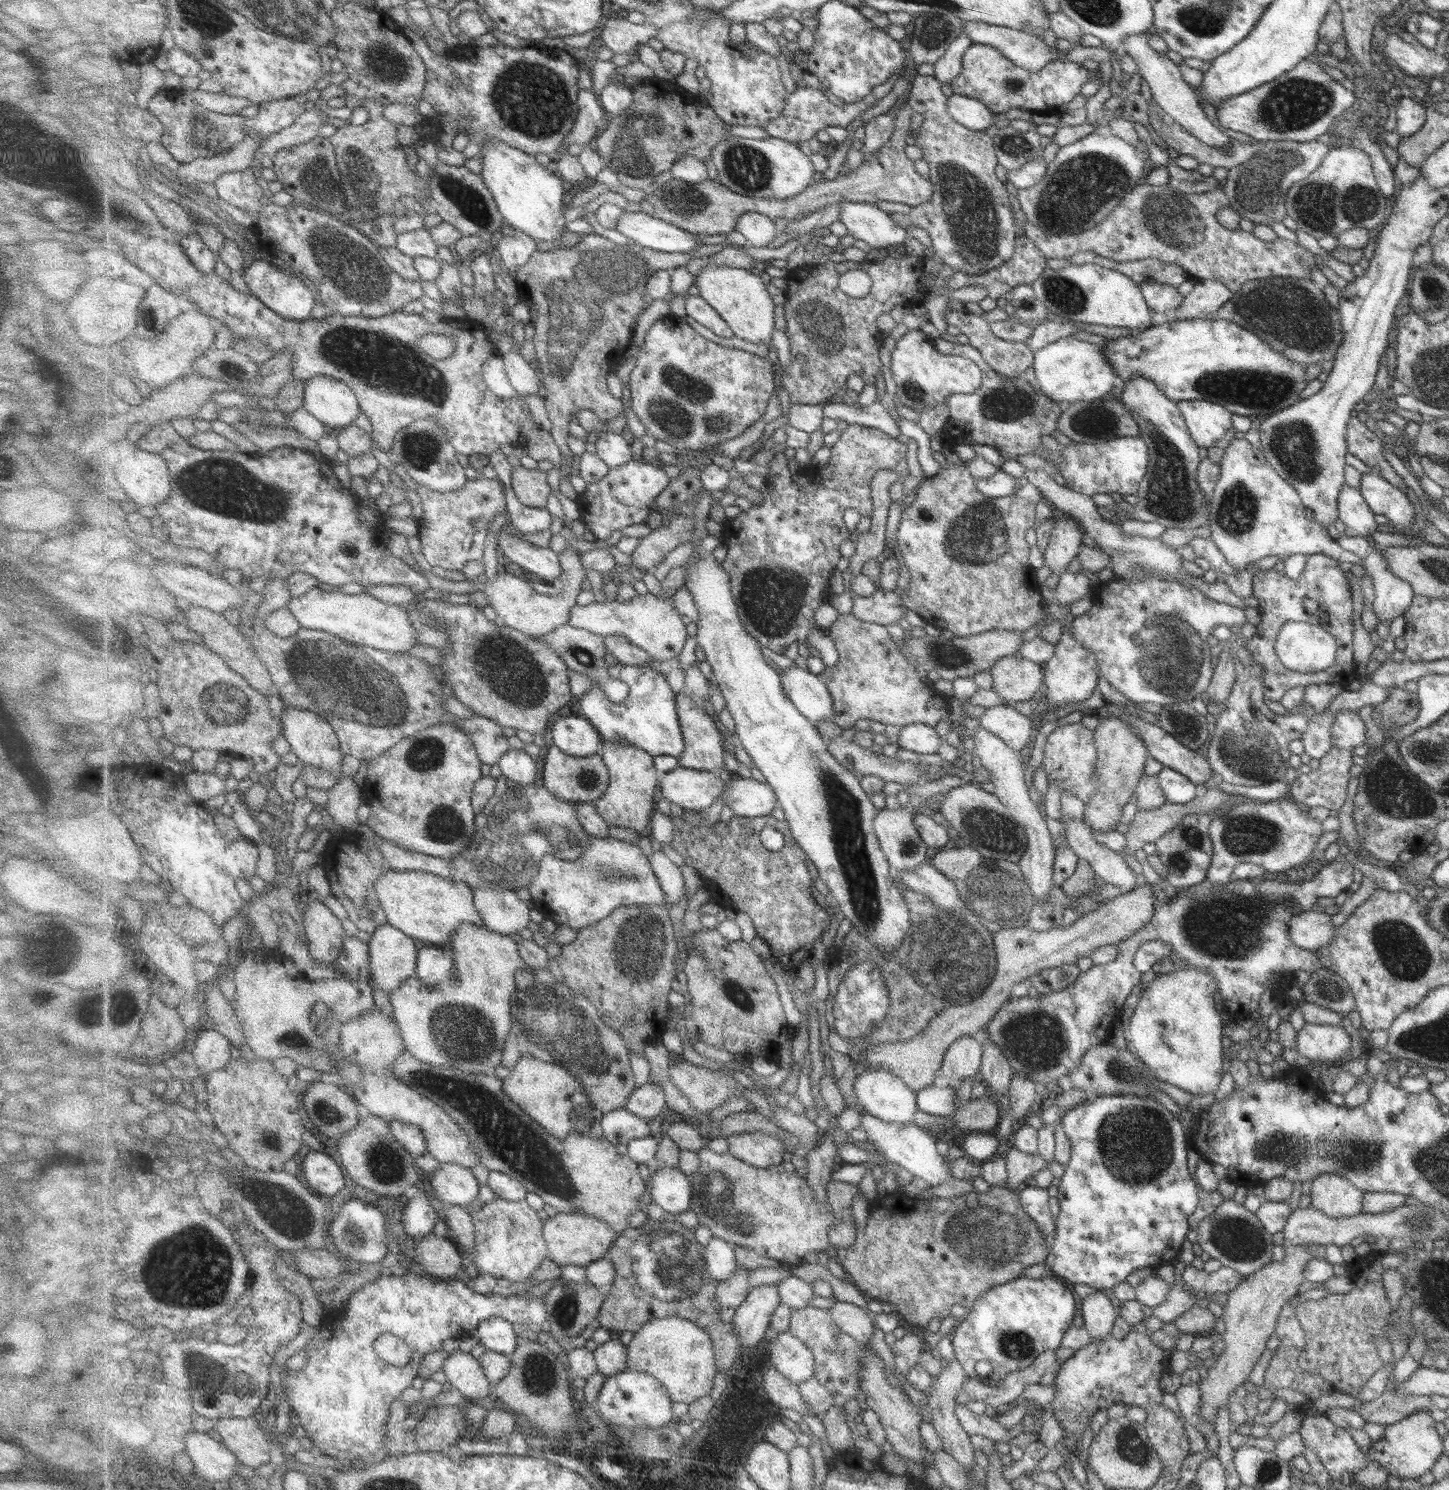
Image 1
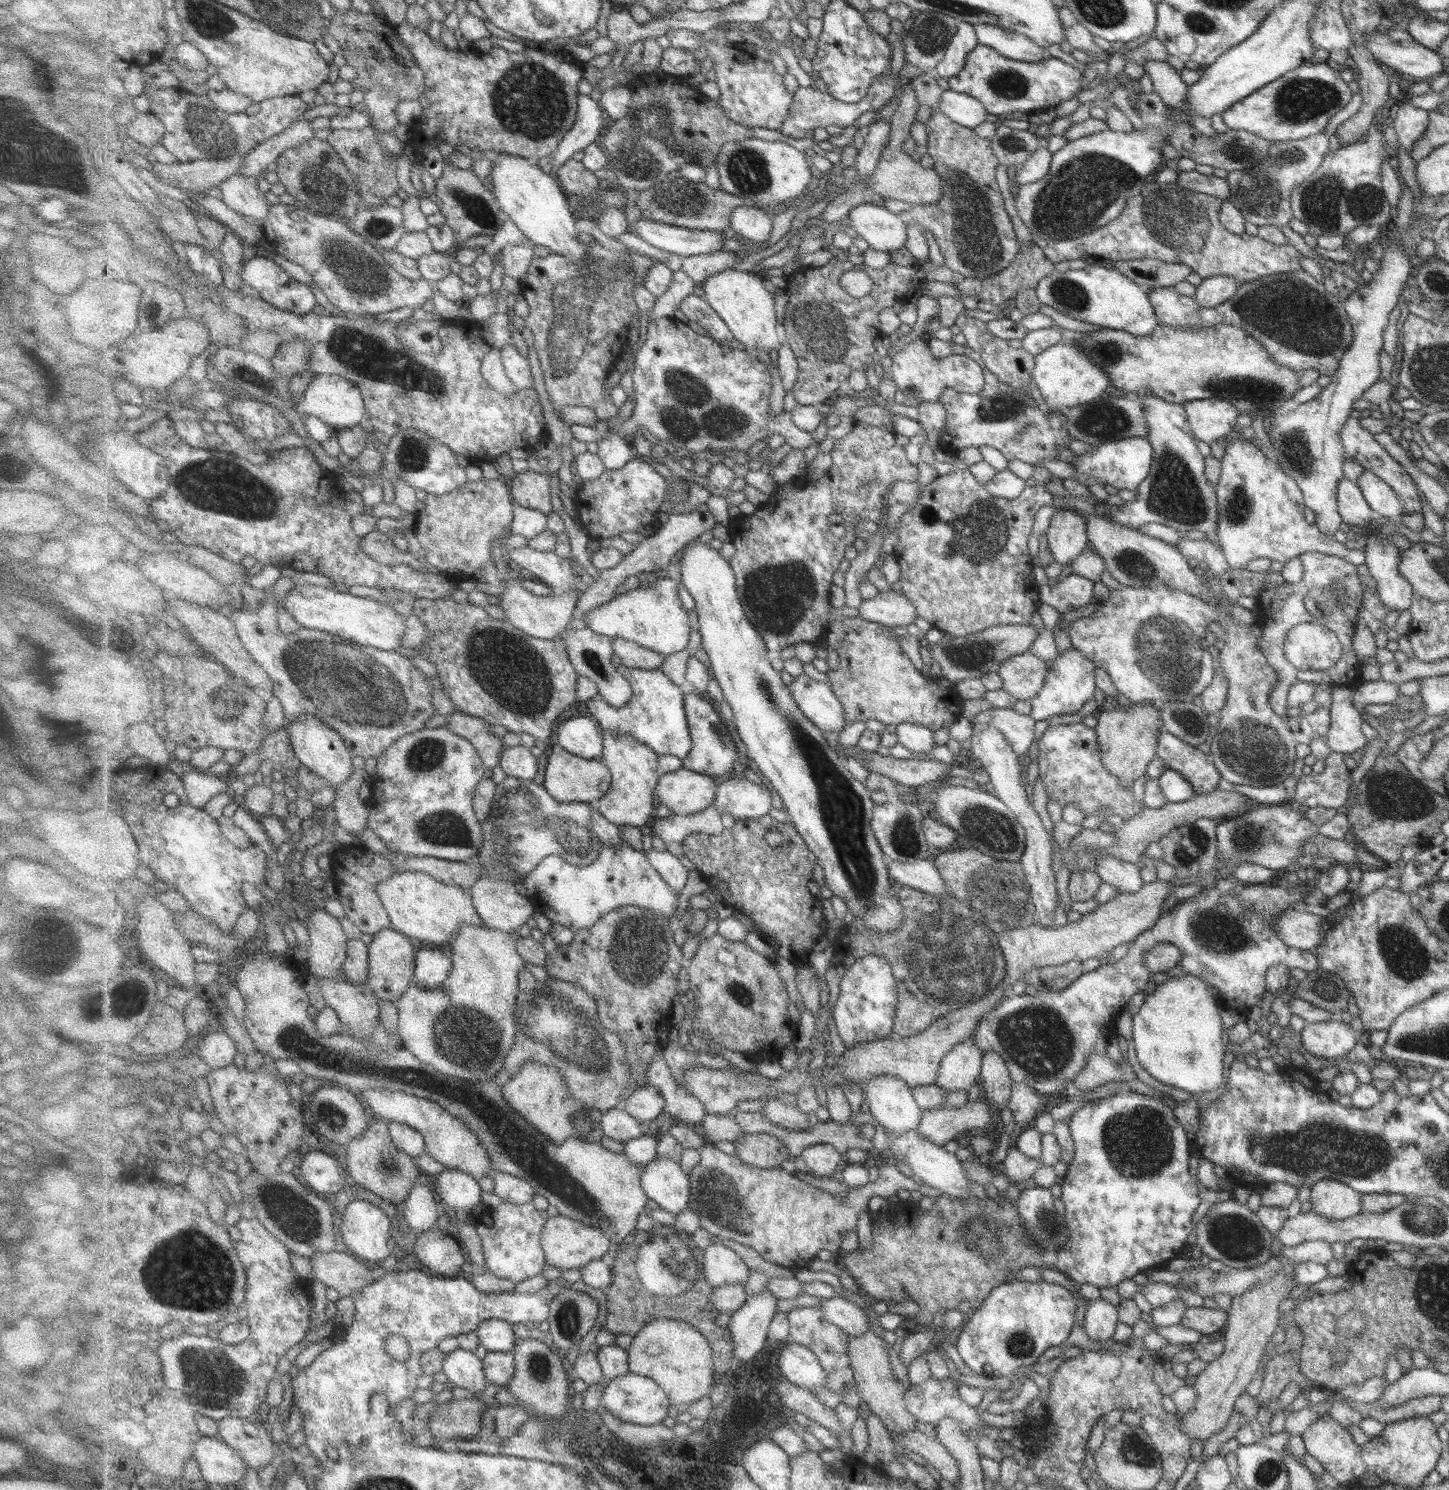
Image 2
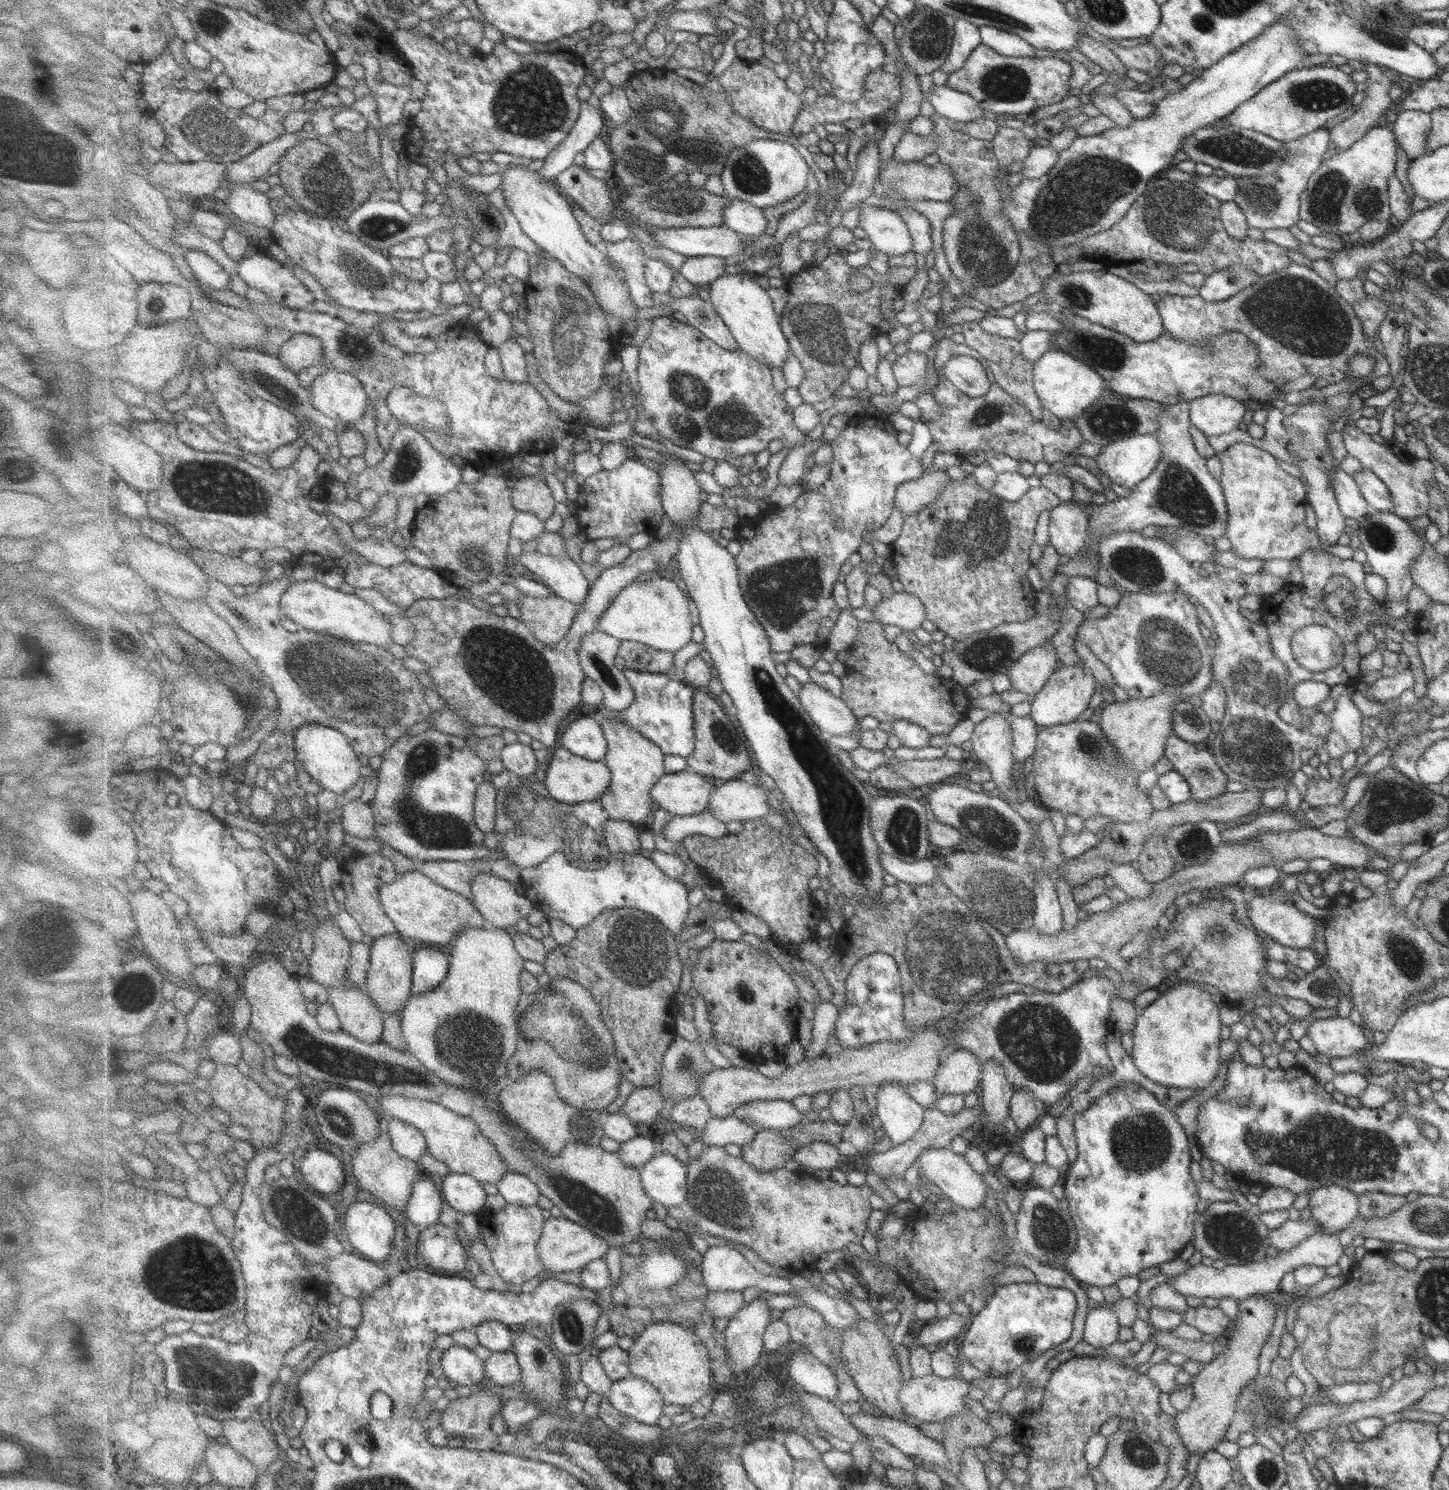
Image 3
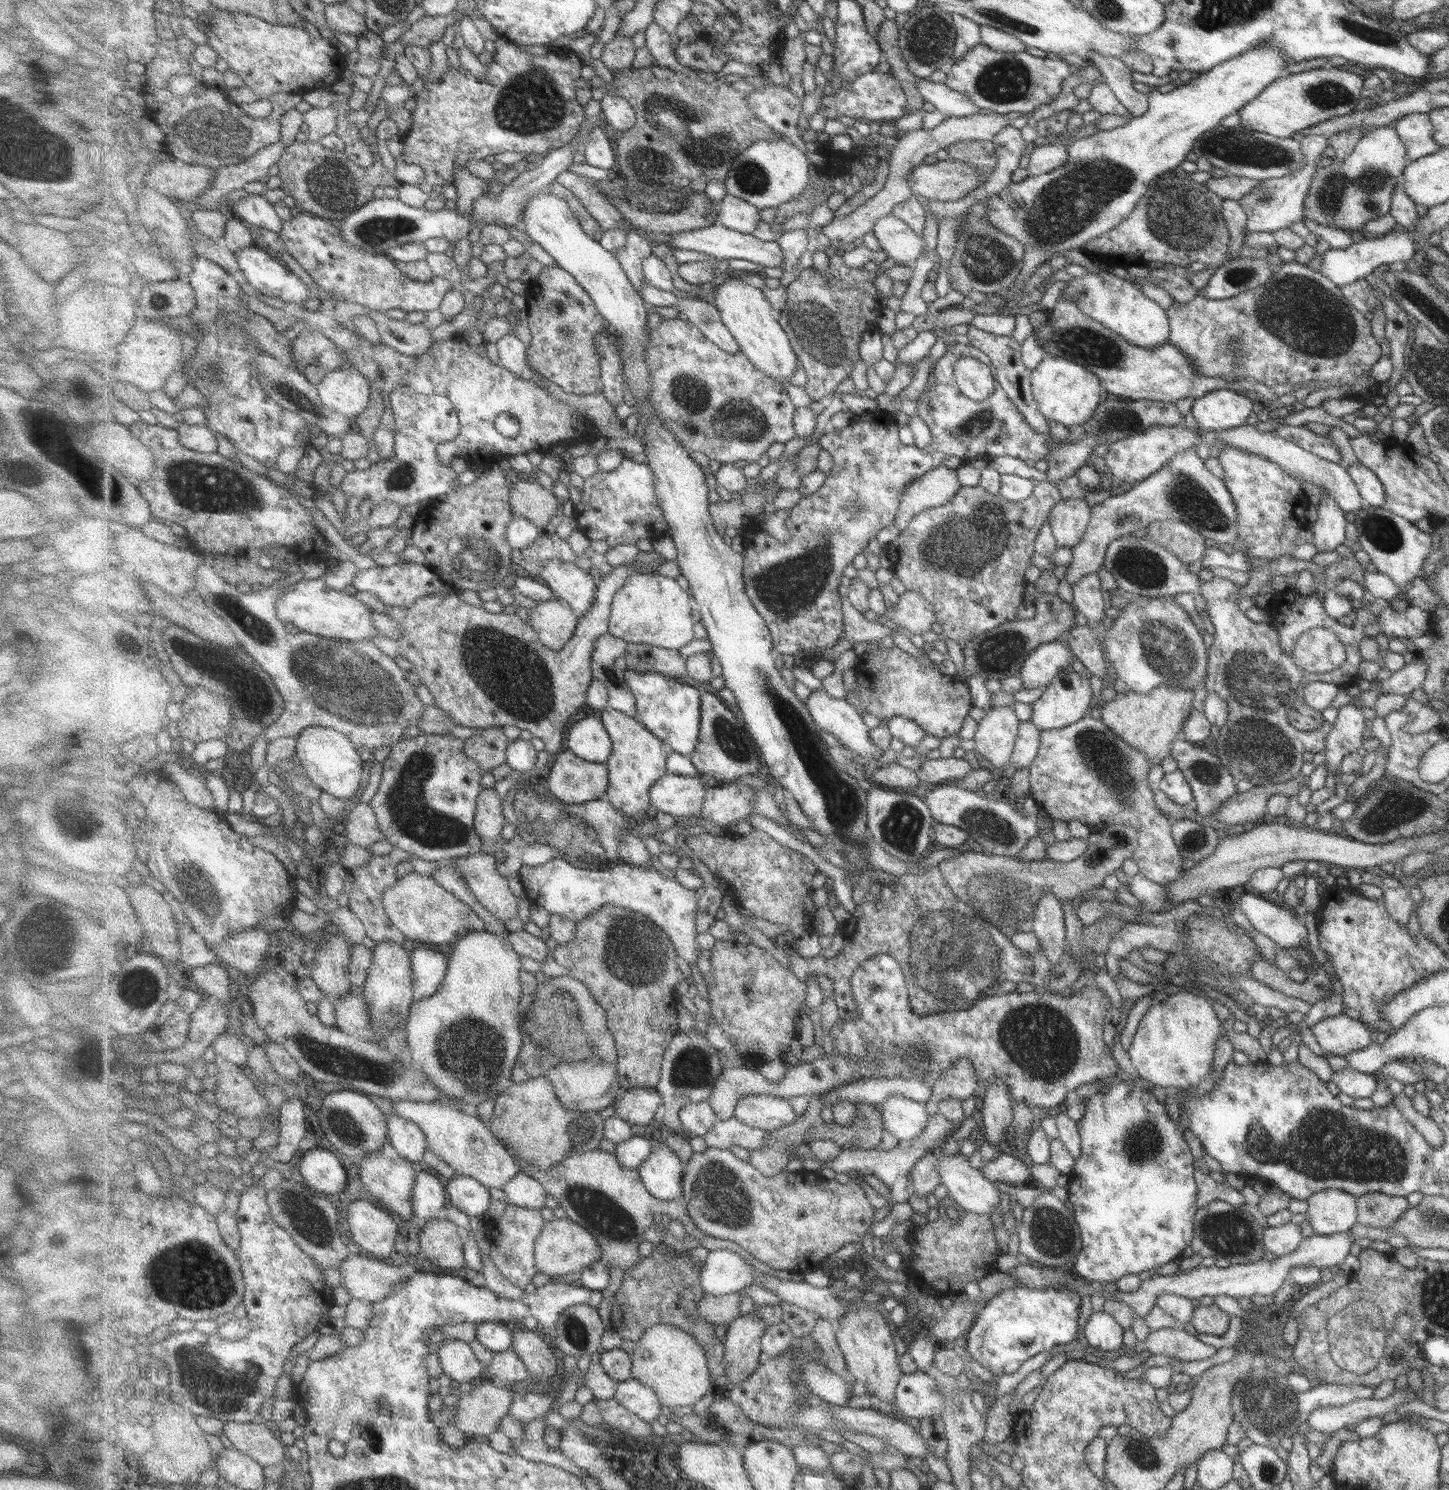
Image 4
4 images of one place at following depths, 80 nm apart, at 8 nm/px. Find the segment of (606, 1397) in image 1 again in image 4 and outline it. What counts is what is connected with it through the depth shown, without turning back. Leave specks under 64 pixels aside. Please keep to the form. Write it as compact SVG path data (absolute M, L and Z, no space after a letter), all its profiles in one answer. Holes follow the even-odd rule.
M634 1377L618 1383L614 1396L621 1406L634 1412L649 1424L659 1418L662 1402L659 1395Z

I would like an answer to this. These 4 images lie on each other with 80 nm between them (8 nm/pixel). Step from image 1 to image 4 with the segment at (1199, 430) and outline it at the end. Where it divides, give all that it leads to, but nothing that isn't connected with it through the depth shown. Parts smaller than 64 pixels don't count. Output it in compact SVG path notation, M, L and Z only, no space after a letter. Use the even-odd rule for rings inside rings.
M1213 390L1193 401L1190 414L1203 430L1227 430L1243 425L1255 411L1249 398L1230 390Z

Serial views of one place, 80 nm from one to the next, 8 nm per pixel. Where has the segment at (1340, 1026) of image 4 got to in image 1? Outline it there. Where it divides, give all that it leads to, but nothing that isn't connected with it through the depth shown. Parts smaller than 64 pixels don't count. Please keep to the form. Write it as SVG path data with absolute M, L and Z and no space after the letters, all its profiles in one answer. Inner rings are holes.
M1305 1023L1296 1032L1295 1048L1299 1056L1327 1064L1348 1052L1350 1042L1351 1039L1342 1026Z

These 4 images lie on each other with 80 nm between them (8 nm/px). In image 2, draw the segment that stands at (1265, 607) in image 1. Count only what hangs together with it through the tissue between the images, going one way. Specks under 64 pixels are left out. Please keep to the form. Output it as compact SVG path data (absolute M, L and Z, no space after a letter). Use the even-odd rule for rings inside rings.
M1306 552L1298 556L1302 566L1302 577L1296 583L1284 582L1280 586L1266 588L1257 596L1255 608L1256 624L1260 626L1258 651L1276 674L1276 684L1272 686L1269 702L1275 714L1286 718L1286 692L1295 683L1308 682L1327 687L1352 685L1359 679L1361 662L1353 652L1352 636L1355 628L1355 615L1360 608L1364 579L1357 575L1357 568L1338 556ZM1316 623L1329 629L1340 642L1340 657L1333 666L1322 671L1302 671L1287 663L1283 654L1285 634L1295 625Z

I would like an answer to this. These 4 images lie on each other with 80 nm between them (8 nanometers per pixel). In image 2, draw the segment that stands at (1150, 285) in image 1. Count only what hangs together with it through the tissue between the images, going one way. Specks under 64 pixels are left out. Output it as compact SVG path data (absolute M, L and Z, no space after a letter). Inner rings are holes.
M1302 269L1244 281L1228 299L1212 307L1195 304L1191 297L1175 293L1172 286L1152 288L1147 296L1159 325L1211 328L1223 324L1241 328L1259 342L1273 365L1297 374L1311 369L1319 376L1333 377L1339 359L1353 341L1343 302Z

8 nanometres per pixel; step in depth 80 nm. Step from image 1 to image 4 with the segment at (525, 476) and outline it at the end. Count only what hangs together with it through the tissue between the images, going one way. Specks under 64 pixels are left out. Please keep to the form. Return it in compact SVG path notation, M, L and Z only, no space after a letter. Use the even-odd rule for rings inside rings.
M519 481L510 490L510 505L514 516L528 518L541 528L551 522L560 503L553 491L543 488L537 481Z

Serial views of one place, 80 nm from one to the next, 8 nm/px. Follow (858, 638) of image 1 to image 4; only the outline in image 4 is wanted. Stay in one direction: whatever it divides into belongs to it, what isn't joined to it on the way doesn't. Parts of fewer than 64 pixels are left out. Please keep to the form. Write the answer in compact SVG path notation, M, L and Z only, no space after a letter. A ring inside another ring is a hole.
M877 642L858 647L859 690L848 693L845 699L853 703L863 714L871 713L889 720L906 716L920 724L928 734L939 739L949 738L963 730L966 718L974 706L970 686L954 675L942 674L939 665L927 666L901 648L879 649Z

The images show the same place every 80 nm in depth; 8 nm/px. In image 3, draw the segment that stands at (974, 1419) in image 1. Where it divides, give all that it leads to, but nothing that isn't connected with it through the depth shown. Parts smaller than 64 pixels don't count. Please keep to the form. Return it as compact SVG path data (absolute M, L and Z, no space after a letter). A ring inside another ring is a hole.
M927 1374L923 1378L911 1378L903 1383L898 1397L907 1417L916 1423L939 1422L944 1423L946 1418L962 1415L968 1409L965 1407L965 1396L971 1392L971 1383L959 1378L939 1378L937 1374Z

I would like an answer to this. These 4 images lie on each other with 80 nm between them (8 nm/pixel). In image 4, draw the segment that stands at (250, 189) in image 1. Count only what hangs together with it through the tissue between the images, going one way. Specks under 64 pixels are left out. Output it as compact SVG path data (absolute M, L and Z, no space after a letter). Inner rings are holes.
M248 194L229 205L232 208L233 217L241 219L256 231L279 233L284 229L284 221L279 218L275 206L265 199L264 194Z

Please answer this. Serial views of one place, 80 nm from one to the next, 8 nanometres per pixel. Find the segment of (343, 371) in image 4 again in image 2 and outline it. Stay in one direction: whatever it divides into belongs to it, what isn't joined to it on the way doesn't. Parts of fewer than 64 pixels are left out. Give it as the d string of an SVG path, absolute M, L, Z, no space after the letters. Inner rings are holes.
M316 374L296 407L296 412L301 416L316 416L337 430L357 426L368 420L361 390L349 378L343 378L340 374Z

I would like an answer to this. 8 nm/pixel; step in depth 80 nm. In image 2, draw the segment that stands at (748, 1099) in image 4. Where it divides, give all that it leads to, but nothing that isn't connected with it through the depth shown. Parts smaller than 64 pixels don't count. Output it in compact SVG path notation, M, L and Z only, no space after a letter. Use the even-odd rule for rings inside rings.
M770 1099L759 1111L769 1122L786 1129L806 1130L813 1121L811 1114L802 1112L797 1105L784 1104L779 1099Z

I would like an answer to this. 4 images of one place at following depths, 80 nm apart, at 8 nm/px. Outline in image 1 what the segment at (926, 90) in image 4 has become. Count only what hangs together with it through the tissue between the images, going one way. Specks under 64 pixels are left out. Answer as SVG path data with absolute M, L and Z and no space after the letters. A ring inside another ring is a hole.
M960 94L948 96L951 118L954 118L959 124L966 126L969 130L985 131L993 123L993 112L984 102L969 98Z

